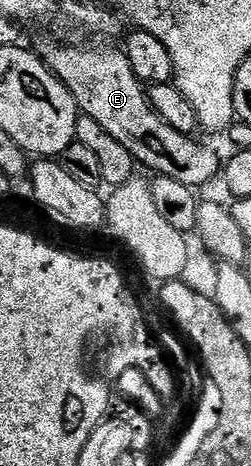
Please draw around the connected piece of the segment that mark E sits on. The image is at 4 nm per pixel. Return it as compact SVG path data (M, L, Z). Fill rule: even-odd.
M46 40L40 47L42 63L54 73L58 81L73 94L78 104L79 113L88 118L96 118L128 154L142 167L151 168L151 173L168 178L176 178L176 182L184 182L184 186L198 190L201 184L209 182L213 176L217 177L220 172L220 160L218 156L206 144L201 144L194 136L180 134L172 126L168 126L156 114L156 110L150 105L150 97L142 81L132 74L132 65L129 64L125 51L118 48L77 48L74 44L57 44L54 40Z

